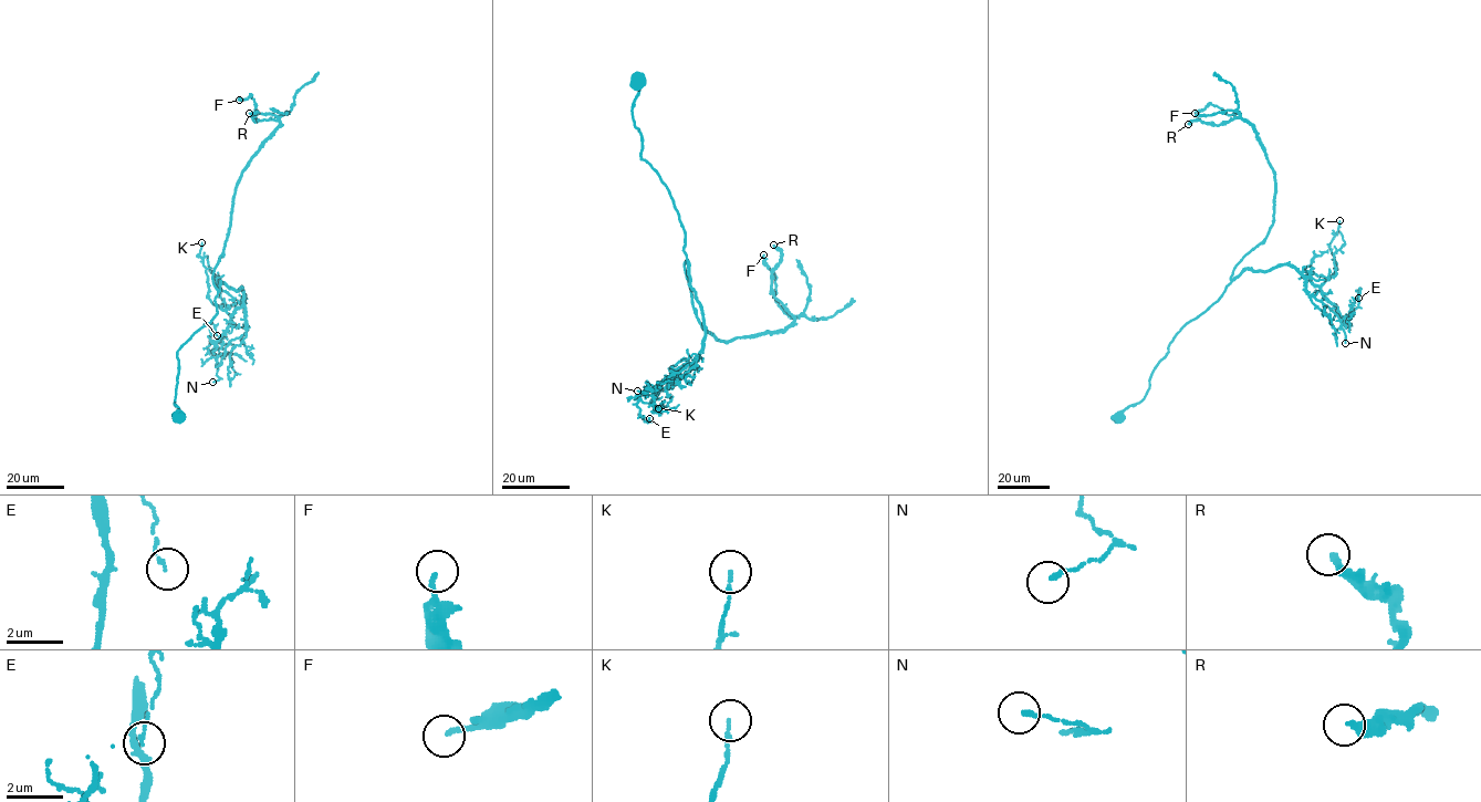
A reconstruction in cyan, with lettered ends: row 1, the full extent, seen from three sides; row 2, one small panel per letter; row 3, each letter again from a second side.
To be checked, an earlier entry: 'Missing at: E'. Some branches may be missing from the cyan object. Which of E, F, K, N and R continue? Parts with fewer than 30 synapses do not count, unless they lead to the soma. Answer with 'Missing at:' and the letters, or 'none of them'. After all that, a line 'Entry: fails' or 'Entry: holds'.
Missing at: none of them
Entry: fails

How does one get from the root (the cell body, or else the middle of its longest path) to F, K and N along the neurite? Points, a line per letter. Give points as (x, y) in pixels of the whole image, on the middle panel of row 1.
F: (638, 82), (642, 158), (671, 197), (694, 309), (717, 340), (779, 332), (794, 321), (775, 300), (763, 254)
K: (638, 82), (632, 115), (642, 158), (678, 212), (705, 326), (694, 367), (654, 394), (658, 408)
N: (638, 82), (632, 115), (640, 155), (678, 212), (705, 339), (685, 373), (637, 391)

